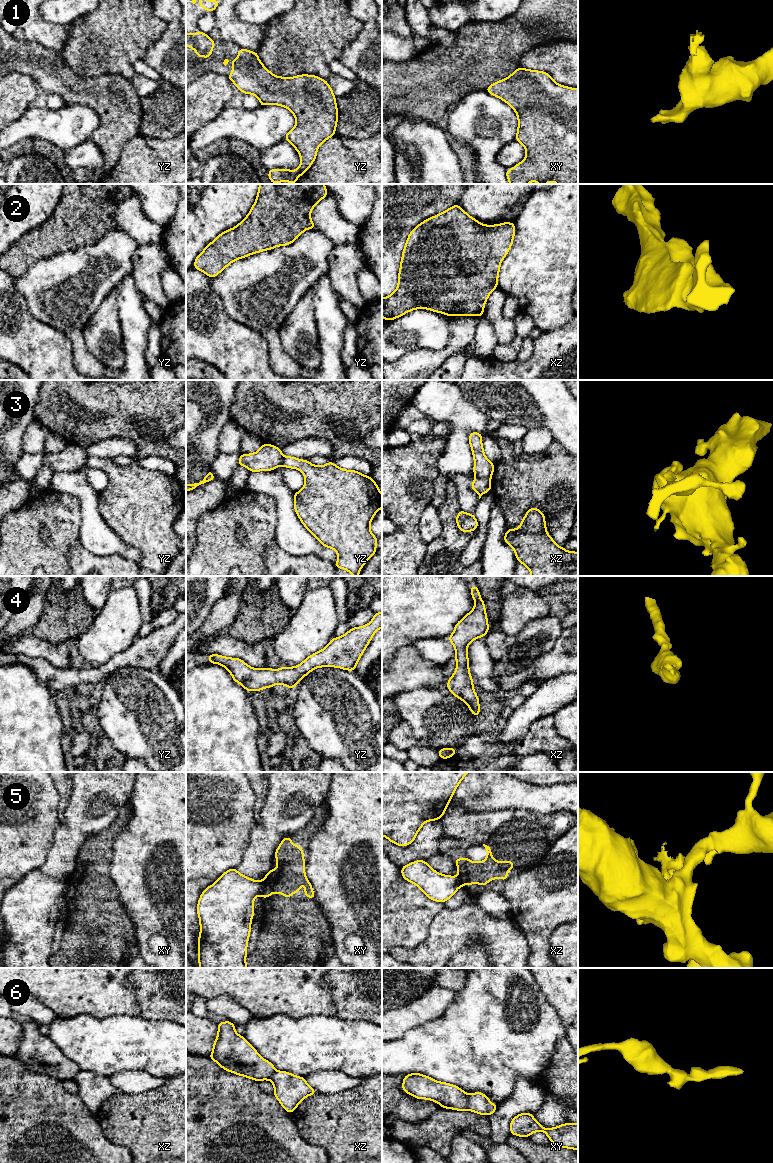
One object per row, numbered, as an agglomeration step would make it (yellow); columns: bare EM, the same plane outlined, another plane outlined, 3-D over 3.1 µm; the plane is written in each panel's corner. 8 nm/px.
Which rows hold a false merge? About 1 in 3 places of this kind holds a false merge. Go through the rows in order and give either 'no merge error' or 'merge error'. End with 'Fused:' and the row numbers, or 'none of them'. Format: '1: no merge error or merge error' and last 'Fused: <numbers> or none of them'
1: no merge error
2: no merge error
3: merge error
4: no merge error
5: merge error
6: merge error
Fused: 3, 5, 6

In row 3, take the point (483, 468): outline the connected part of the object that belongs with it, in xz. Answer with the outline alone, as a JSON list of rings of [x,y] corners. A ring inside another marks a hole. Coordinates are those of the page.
[[[477,432],[470,433],[469,443],[474,457],[473,472],[475,477],[490,479],[493,475],[495,465],[484,454],[482,434]]]

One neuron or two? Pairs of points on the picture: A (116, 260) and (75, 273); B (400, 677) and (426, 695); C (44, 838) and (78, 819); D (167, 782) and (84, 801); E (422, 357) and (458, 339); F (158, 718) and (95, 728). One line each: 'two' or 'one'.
A: one
B: two
C: two
D: two
E: one
F: two

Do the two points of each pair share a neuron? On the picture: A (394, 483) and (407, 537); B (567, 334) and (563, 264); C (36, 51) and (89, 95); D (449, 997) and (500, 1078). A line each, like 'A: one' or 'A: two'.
A: one
B: two
C: one
D: two

